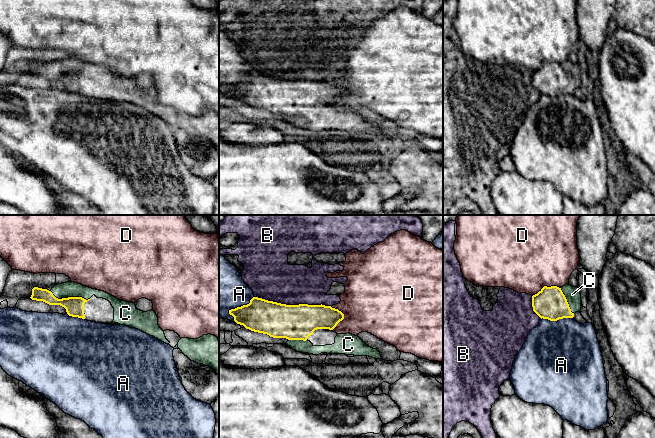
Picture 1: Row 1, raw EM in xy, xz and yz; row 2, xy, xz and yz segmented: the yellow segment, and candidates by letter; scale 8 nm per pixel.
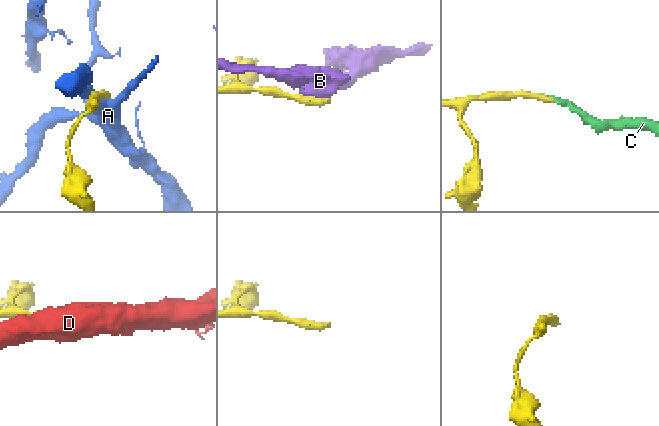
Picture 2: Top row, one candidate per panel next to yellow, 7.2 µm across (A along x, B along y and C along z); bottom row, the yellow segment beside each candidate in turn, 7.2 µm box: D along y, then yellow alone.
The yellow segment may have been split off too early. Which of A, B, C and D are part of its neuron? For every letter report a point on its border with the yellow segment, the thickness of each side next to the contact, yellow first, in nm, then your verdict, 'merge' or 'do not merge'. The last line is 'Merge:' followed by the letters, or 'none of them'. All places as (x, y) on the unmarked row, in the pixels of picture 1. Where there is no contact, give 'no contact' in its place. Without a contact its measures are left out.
A: xz (237, 83) | 260/400 nm | do not merge
B: xz (293, 81) | 280/340 nm | do not merge
C: xy (70, 73) | 150/130 nm | merge
D: xz (343, 92) | 200/460 nm | do not merge
Merge: C

